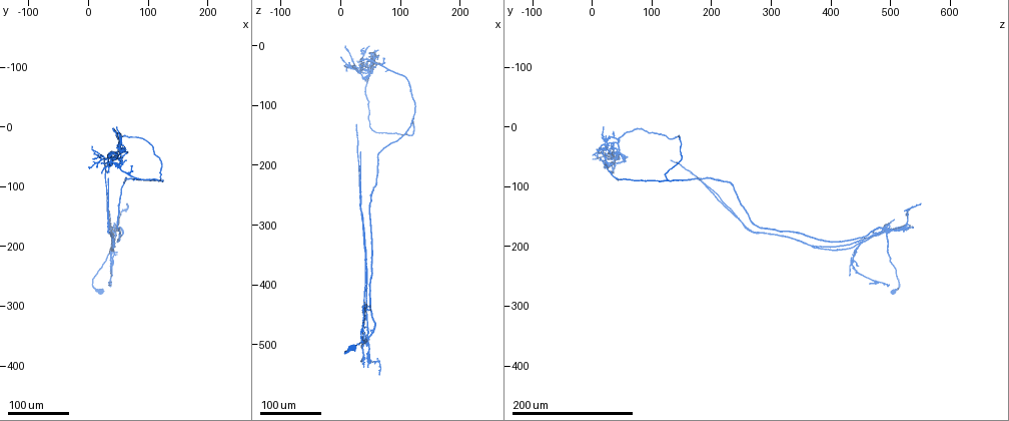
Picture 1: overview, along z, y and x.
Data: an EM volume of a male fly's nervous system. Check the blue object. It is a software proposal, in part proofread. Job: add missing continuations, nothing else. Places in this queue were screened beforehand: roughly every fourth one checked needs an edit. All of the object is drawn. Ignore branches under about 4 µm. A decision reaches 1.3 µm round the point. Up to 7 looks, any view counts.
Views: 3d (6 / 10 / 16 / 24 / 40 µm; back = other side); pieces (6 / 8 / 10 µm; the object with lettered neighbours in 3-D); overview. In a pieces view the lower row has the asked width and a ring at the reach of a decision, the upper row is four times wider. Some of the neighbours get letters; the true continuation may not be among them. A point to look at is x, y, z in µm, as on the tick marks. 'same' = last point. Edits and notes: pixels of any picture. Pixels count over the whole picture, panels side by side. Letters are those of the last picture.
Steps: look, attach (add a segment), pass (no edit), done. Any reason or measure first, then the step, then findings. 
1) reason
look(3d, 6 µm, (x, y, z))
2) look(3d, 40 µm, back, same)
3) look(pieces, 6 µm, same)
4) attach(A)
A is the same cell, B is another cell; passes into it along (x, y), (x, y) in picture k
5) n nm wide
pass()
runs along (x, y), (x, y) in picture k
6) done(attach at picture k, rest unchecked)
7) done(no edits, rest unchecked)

free end
look(3d, 24 µm, (30, 55, 25))

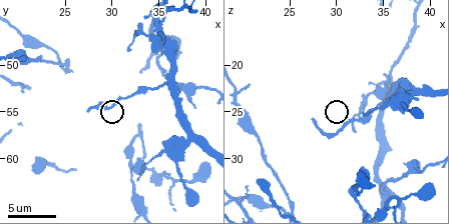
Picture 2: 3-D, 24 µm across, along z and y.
look(pieces, 10 µm, (27.4, 54.8, 26.0))

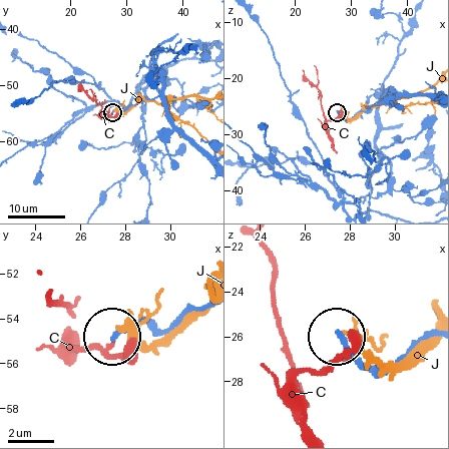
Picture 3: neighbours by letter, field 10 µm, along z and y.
pass()
C and J are other cells; none of them fits

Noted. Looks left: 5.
free end
look(3d, 24 µm, (50, 45, 40))

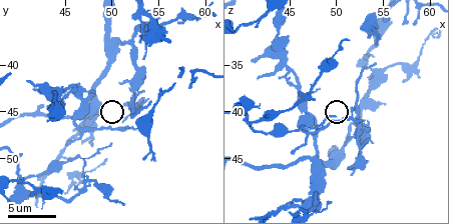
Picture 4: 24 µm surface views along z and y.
look(pieces, 6 µm, (51.8, 46.4, 39.6))

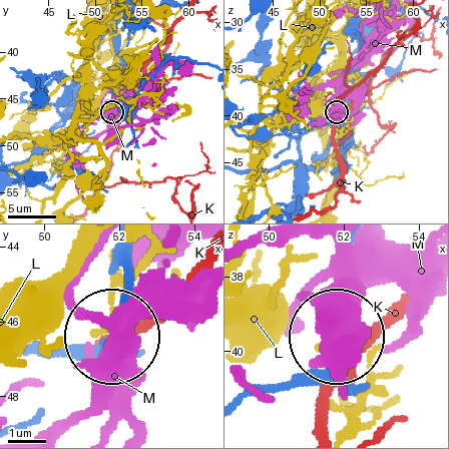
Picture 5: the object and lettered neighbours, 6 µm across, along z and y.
pass()
K, L and M are other cells; no lettered segment goes on from it

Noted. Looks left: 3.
an open end
look(pieces, 6 µm, (47.8, 48.4, 48.8))

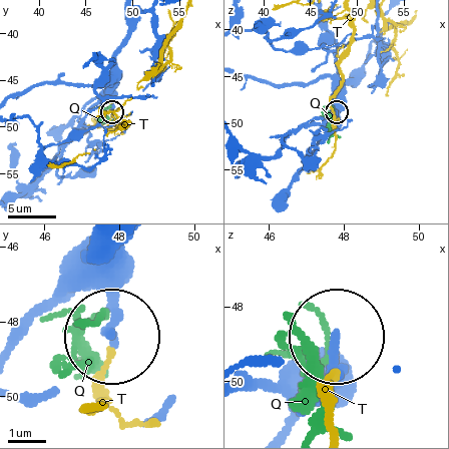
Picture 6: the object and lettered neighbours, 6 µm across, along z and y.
pass()
Q and T are other cells; no lettered segment goes on from it

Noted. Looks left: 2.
end of a long branch
look(3d, 24 µm, (30, 55, 130))

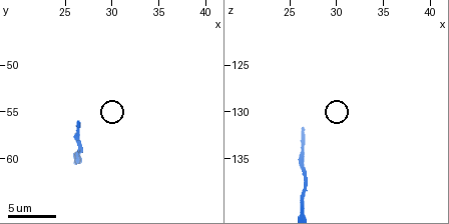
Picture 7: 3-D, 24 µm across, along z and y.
look(pieces, 10 µm, (26.2, 56.2, 131.6))

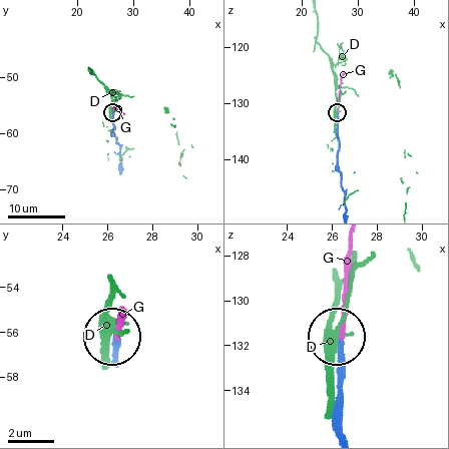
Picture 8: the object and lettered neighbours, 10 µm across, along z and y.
attach(G)
G is the same cell, D is another cell; passes into it along (337, 128), (340, 78), (348, 72) in picture 8; the neuron continues

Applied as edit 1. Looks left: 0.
done(attach at picture 8, rest unchecked)

